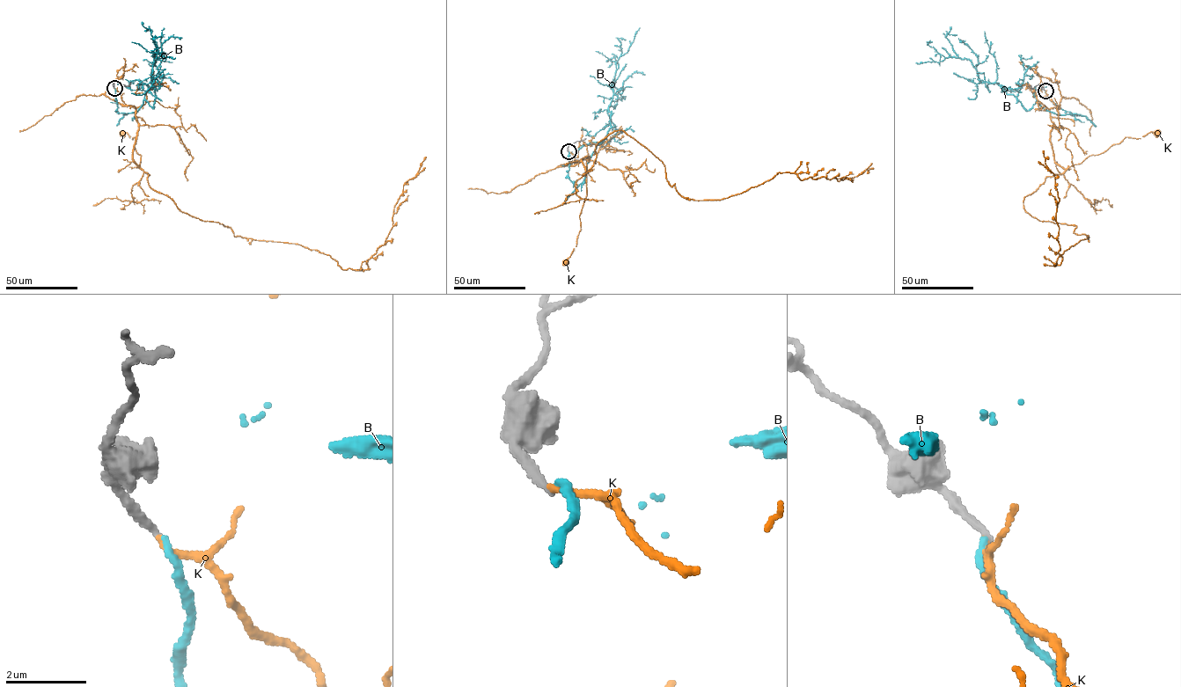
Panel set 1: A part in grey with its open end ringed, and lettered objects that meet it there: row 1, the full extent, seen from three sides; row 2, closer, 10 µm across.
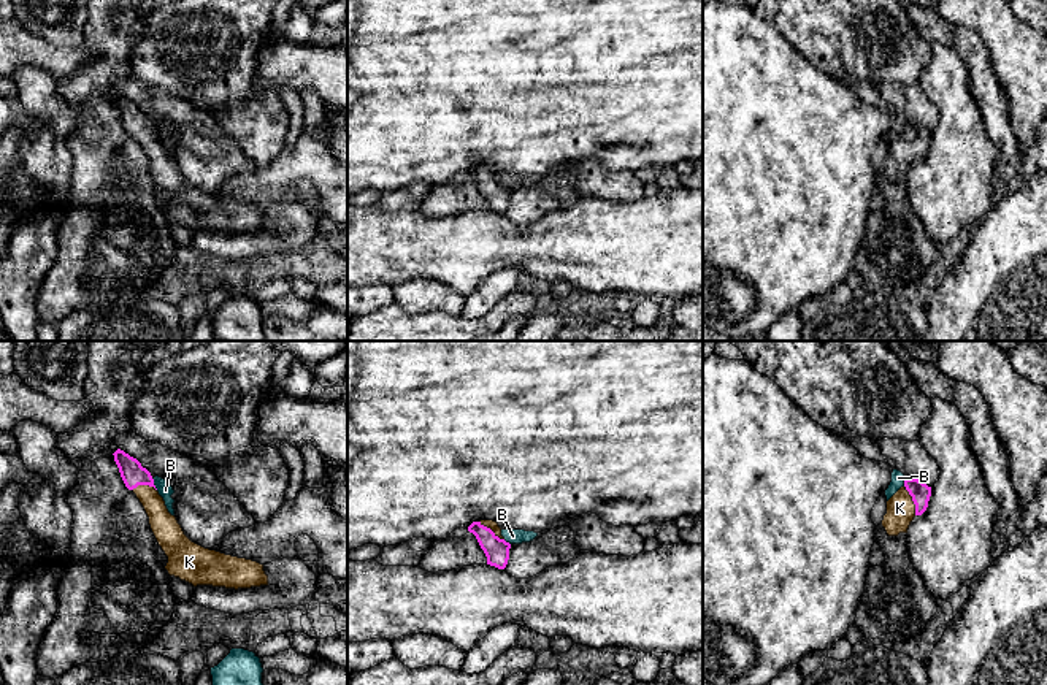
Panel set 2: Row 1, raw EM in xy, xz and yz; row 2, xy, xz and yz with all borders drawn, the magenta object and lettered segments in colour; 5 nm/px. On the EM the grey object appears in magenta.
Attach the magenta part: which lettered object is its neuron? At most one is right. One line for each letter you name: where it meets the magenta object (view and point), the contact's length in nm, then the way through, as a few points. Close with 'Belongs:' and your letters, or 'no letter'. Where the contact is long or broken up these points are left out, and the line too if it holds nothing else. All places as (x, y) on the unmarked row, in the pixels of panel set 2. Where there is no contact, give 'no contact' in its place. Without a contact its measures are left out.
K: contact yz (912, 145); length 160 nm; way yz (920, 137), (912, 145), (900, 153)
Belongs: K

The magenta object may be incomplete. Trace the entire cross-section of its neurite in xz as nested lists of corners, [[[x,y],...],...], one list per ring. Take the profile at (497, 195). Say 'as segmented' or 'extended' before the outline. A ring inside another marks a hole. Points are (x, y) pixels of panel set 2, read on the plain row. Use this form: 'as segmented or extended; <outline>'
extended; [[[493,165],[473,166],[468,171],[487,201],[487,209],[504,214],[509,205],[511,189],[501,181],[501,173]]]

